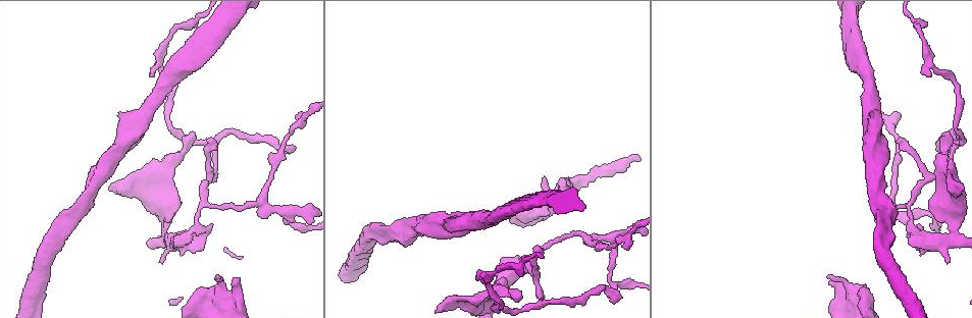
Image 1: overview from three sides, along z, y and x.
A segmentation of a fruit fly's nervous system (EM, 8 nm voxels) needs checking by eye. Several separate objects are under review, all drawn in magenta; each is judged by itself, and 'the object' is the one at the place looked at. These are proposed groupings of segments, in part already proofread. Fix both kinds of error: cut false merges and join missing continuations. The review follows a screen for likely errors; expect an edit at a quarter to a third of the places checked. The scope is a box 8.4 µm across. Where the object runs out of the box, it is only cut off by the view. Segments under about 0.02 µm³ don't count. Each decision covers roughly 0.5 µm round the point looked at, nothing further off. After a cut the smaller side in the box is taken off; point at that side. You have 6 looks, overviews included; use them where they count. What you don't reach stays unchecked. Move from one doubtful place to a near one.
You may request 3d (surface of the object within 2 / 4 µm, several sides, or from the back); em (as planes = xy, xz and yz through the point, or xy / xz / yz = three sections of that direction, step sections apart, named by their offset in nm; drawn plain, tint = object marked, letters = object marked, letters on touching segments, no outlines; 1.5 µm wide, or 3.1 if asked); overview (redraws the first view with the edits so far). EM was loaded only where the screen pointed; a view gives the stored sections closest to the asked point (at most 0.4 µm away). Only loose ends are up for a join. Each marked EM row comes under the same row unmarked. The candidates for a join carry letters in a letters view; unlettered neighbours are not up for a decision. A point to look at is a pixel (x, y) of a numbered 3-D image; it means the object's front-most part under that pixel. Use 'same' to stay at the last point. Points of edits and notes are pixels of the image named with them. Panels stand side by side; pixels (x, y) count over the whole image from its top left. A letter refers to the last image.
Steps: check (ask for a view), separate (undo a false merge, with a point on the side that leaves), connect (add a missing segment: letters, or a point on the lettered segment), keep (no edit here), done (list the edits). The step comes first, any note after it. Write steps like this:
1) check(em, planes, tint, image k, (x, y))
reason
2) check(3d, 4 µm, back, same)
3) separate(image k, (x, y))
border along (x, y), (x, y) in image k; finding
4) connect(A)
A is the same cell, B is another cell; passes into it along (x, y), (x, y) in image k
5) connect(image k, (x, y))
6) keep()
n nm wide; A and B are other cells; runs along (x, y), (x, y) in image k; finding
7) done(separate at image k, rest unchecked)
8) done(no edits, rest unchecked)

check(em, planes, tint, image 1, (259, 200))
three arms meet

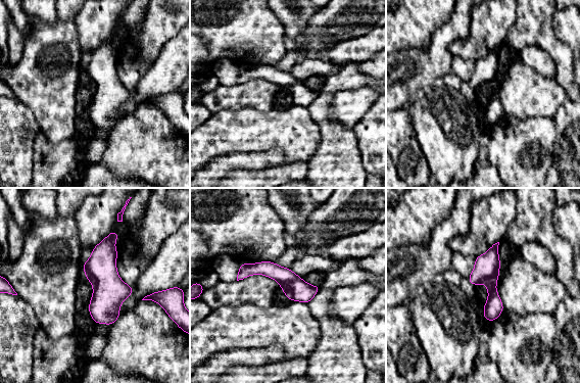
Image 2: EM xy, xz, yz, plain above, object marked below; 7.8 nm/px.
check(em, planes, letters, same)
what lies round it

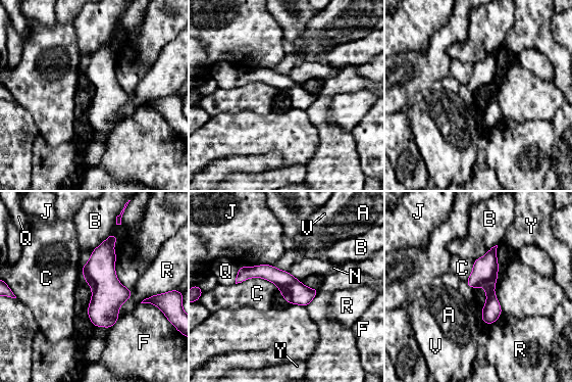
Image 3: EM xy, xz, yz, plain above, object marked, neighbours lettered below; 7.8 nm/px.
keep()
A, B, C, F, J, N, Q, R, V and Y are other cells; runs along (112, 237), (106, 246), (108, 325) in image 3; one cell here

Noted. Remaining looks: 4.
check(em, planes, letters, image 1, (288, 151))

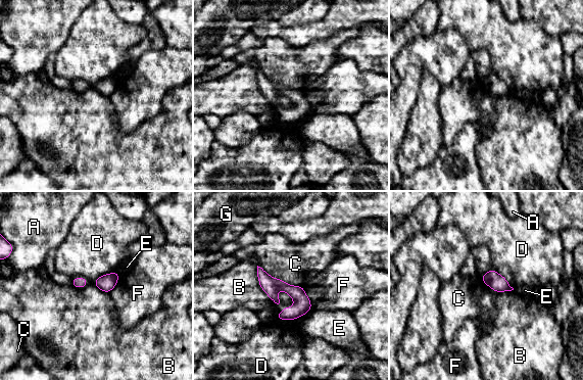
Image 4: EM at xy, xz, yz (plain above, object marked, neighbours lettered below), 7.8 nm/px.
keep()
140 nm wide; A, B, C, D, E, F and G are other cells; runs along (259, 270), (308, 307) in image 4; no lettered segment goes on from it

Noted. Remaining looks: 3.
check(em, 3.1 µm, planes, letters, image 1, (194, 134))
branch stops here

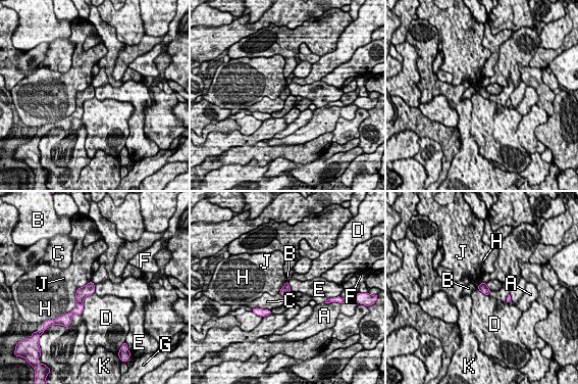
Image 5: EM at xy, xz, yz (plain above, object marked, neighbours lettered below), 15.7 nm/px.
keep()
140 nm wide; A, B, C, D, E, F, G, H, J and K are other cells; border along (94, 284), (95, 292) in image 5; no lettered segment goes on from it

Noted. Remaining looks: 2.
done(no edits, rest unchecked)

